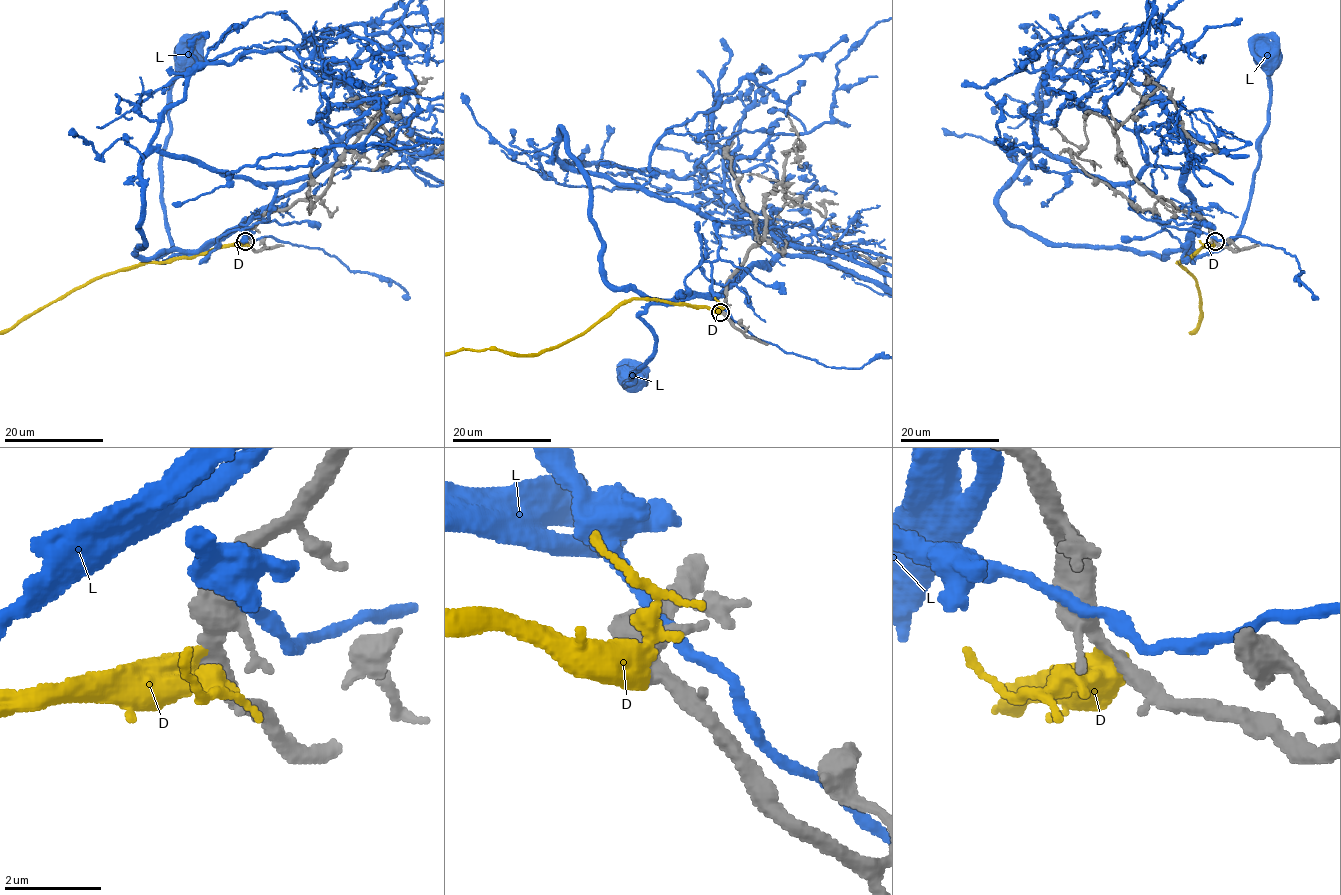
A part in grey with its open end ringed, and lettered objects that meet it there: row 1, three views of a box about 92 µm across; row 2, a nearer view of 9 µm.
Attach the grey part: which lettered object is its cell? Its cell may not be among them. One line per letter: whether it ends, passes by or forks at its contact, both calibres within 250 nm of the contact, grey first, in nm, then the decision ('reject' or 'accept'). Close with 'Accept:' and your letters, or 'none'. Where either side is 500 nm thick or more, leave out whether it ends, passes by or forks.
D: it passes by; calibres 280 and 460 nm; accept
L: it passes by; calibres 480 and 240 nm; reject
Accept: D

